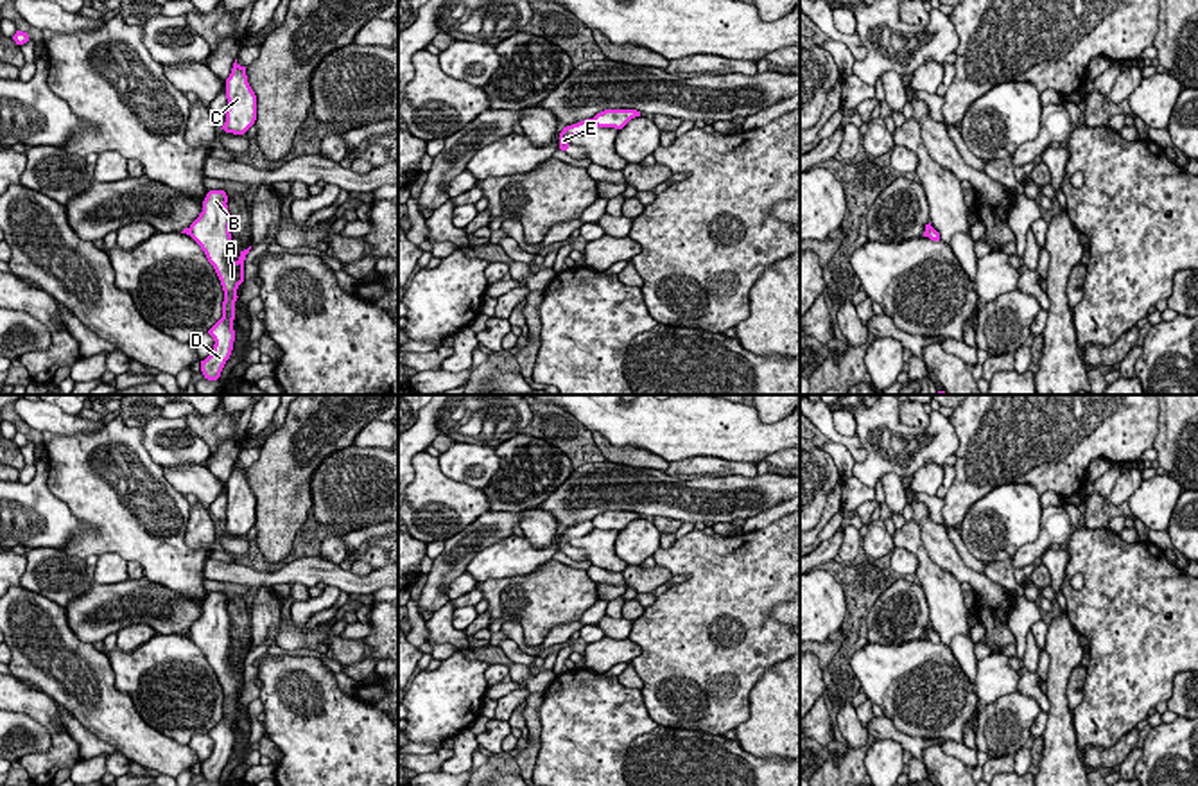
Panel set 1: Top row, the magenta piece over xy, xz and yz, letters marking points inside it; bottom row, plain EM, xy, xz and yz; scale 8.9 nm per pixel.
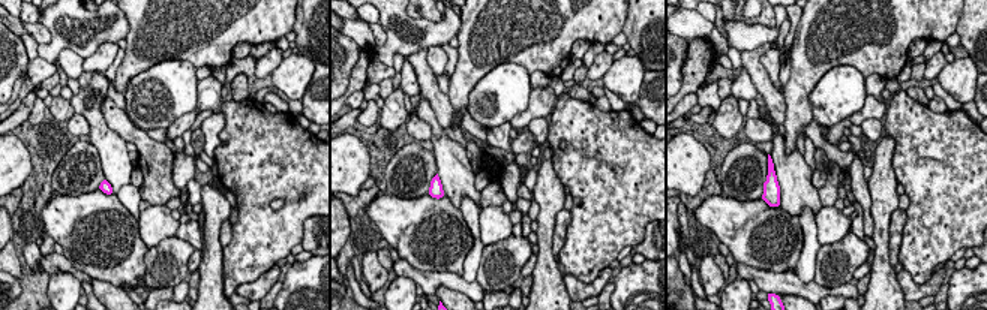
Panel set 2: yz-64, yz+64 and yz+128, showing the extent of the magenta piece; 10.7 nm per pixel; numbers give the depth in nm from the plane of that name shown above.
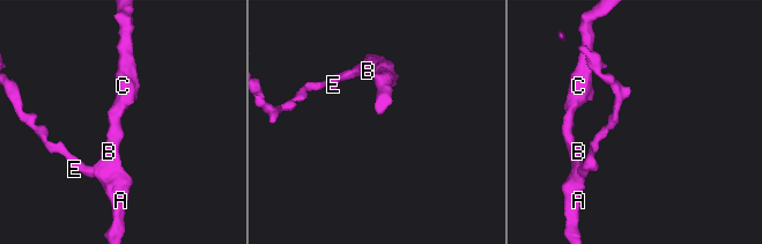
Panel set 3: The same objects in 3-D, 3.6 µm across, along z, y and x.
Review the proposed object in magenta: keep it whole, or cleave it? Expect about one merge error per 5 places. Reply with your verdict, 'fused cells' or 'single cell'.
fused cells

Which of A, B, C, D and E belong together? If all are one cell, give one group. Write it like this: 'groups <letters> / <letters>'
groups A B C D / E

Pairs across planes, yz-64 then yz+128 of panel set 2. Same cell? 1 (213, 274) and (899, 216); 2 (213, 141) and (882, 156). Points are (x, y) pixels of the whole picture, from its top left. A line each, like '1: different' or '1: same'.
1: different
2: different

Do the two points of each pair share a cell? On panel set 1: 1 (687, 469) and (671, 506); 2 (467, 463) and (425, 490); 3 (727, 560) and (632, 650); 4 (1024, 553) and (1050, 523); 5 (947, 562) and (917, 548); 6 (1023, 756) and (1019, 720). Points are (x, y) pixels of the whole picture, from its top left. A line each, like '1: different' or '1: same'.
1: different
2: different
3: different
4: same
5: different
6: different

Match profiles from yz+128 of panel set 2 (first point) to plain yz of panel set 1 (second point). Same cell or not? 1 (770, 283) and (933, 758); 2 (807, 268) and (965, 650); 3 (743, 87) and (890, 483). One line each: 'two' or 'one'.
1: two
2: one
3: one

